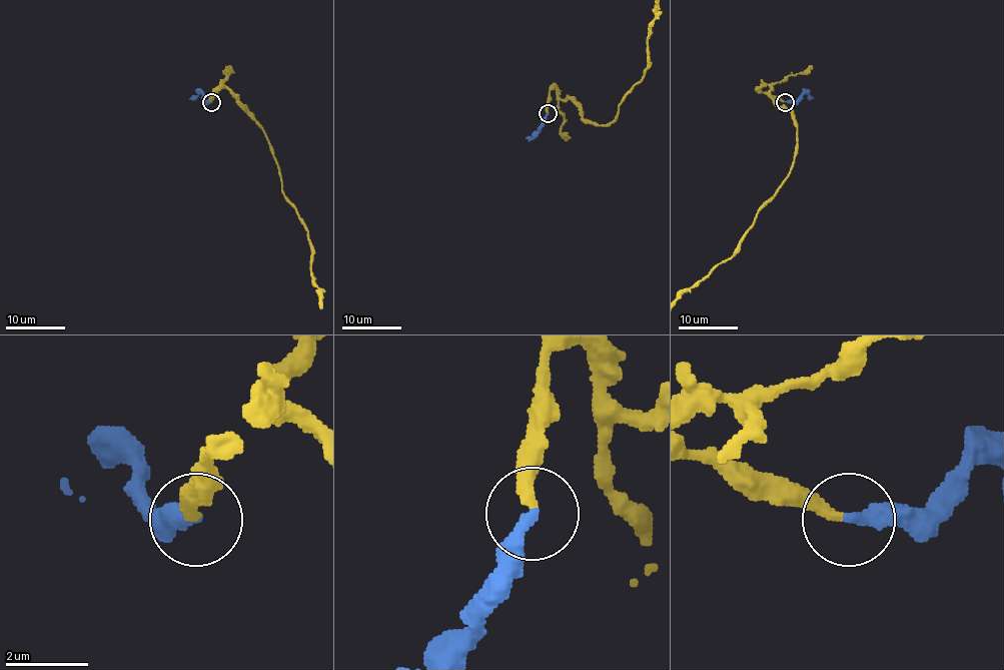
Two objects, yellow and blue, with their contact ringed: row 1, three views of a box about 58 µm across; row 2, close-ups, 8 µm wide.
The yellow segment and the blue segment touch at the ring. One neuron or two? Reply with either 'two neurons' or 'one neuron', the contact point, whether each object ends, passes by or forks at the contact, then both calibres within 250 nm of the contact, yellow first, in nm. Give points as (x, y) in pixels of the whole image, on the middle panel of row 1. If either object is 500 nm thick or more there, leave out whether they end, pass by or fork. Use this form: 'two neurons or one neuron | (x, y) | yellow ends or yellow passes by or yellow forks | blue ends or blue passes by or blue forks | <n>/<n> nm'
one neuron | (548, 113) | yellow ends | blue ends | 280/340 nm

